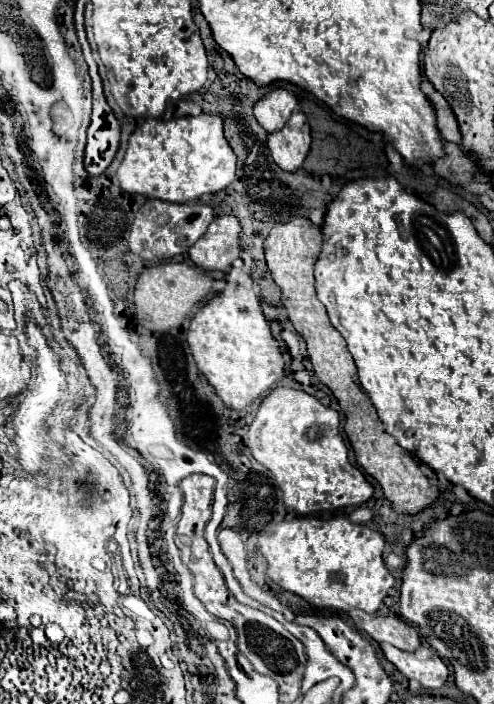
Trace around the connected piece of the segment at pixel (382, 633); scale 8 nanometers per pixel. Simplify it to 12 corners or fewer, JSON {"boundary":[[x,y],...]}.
{"boundary":[[362,610],[348,616],[378,644],[406,652],[420,646],[416,628],[402,618],[372,616]]}

